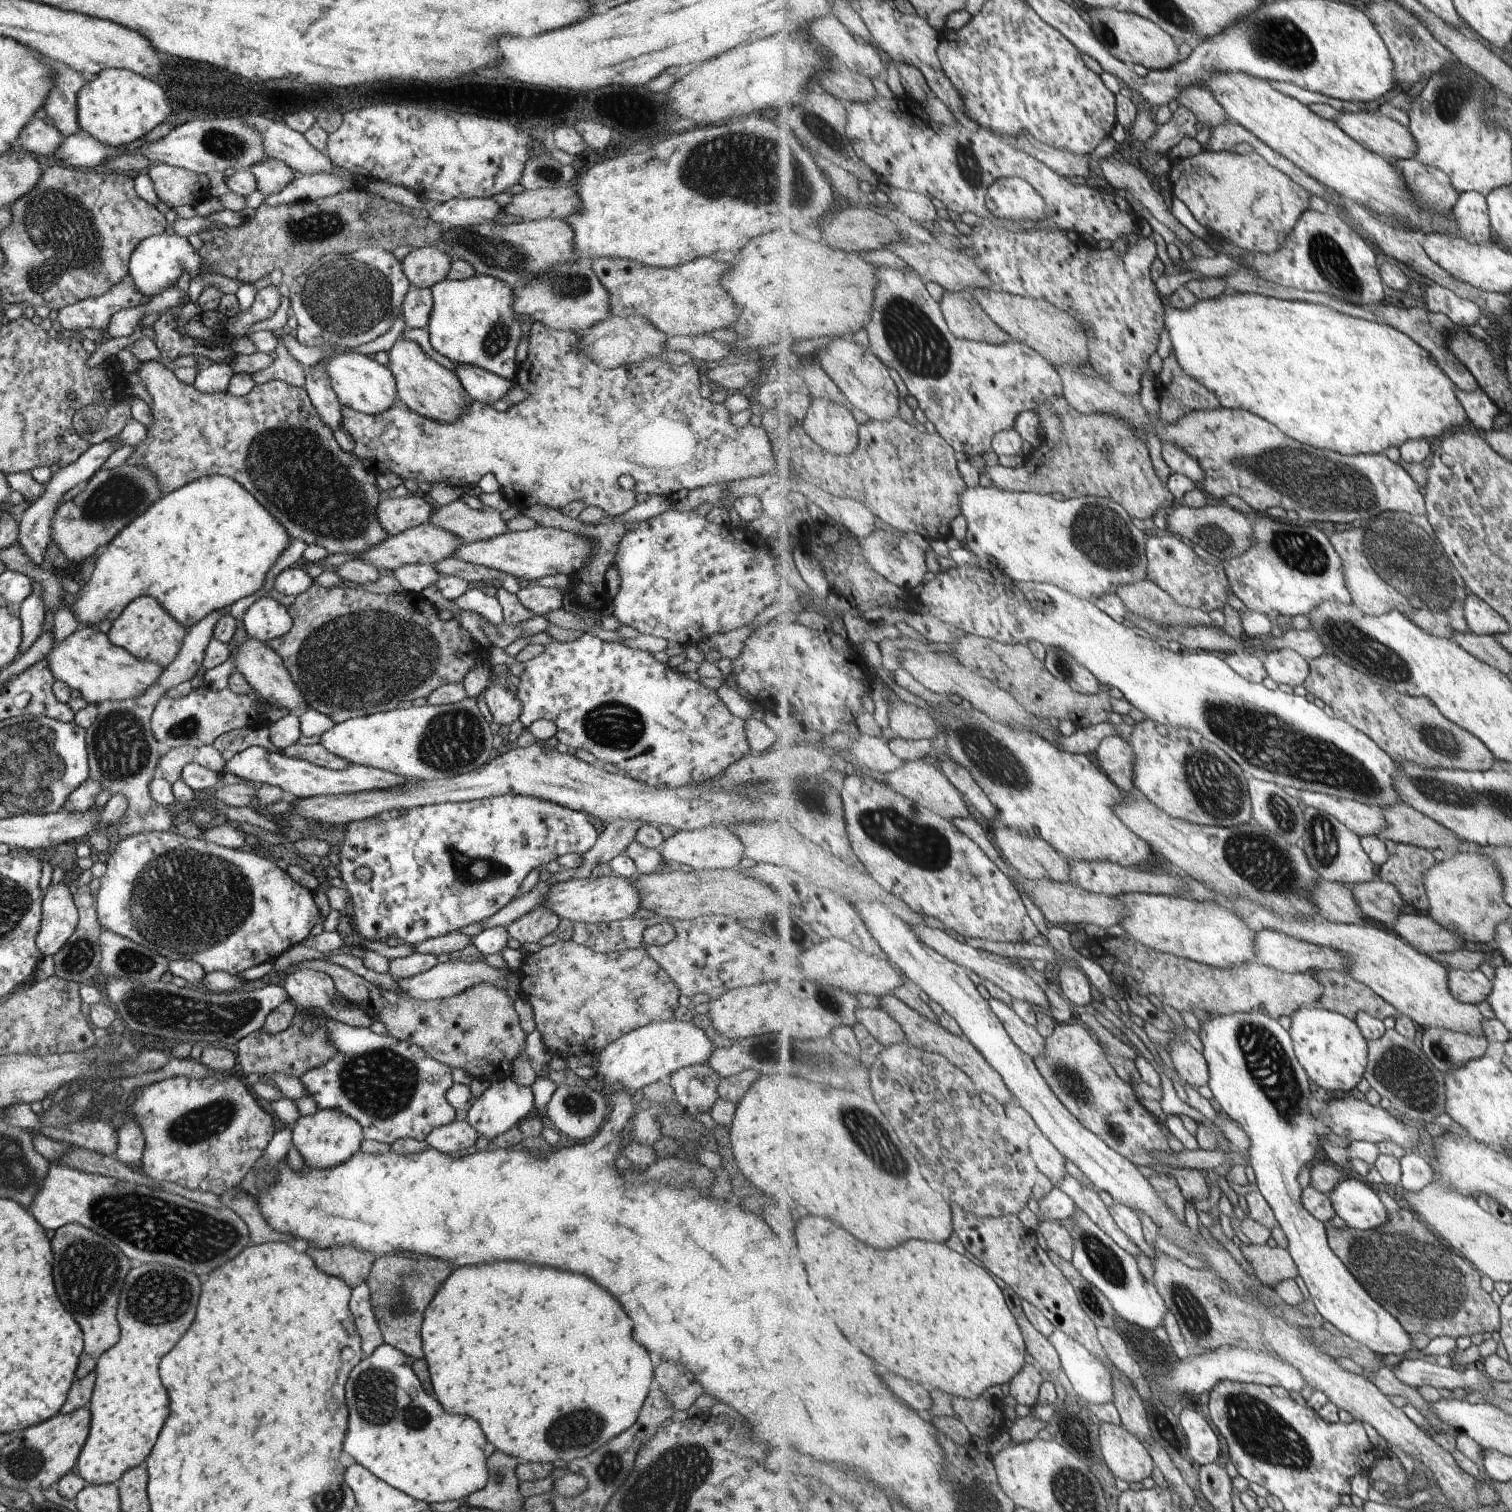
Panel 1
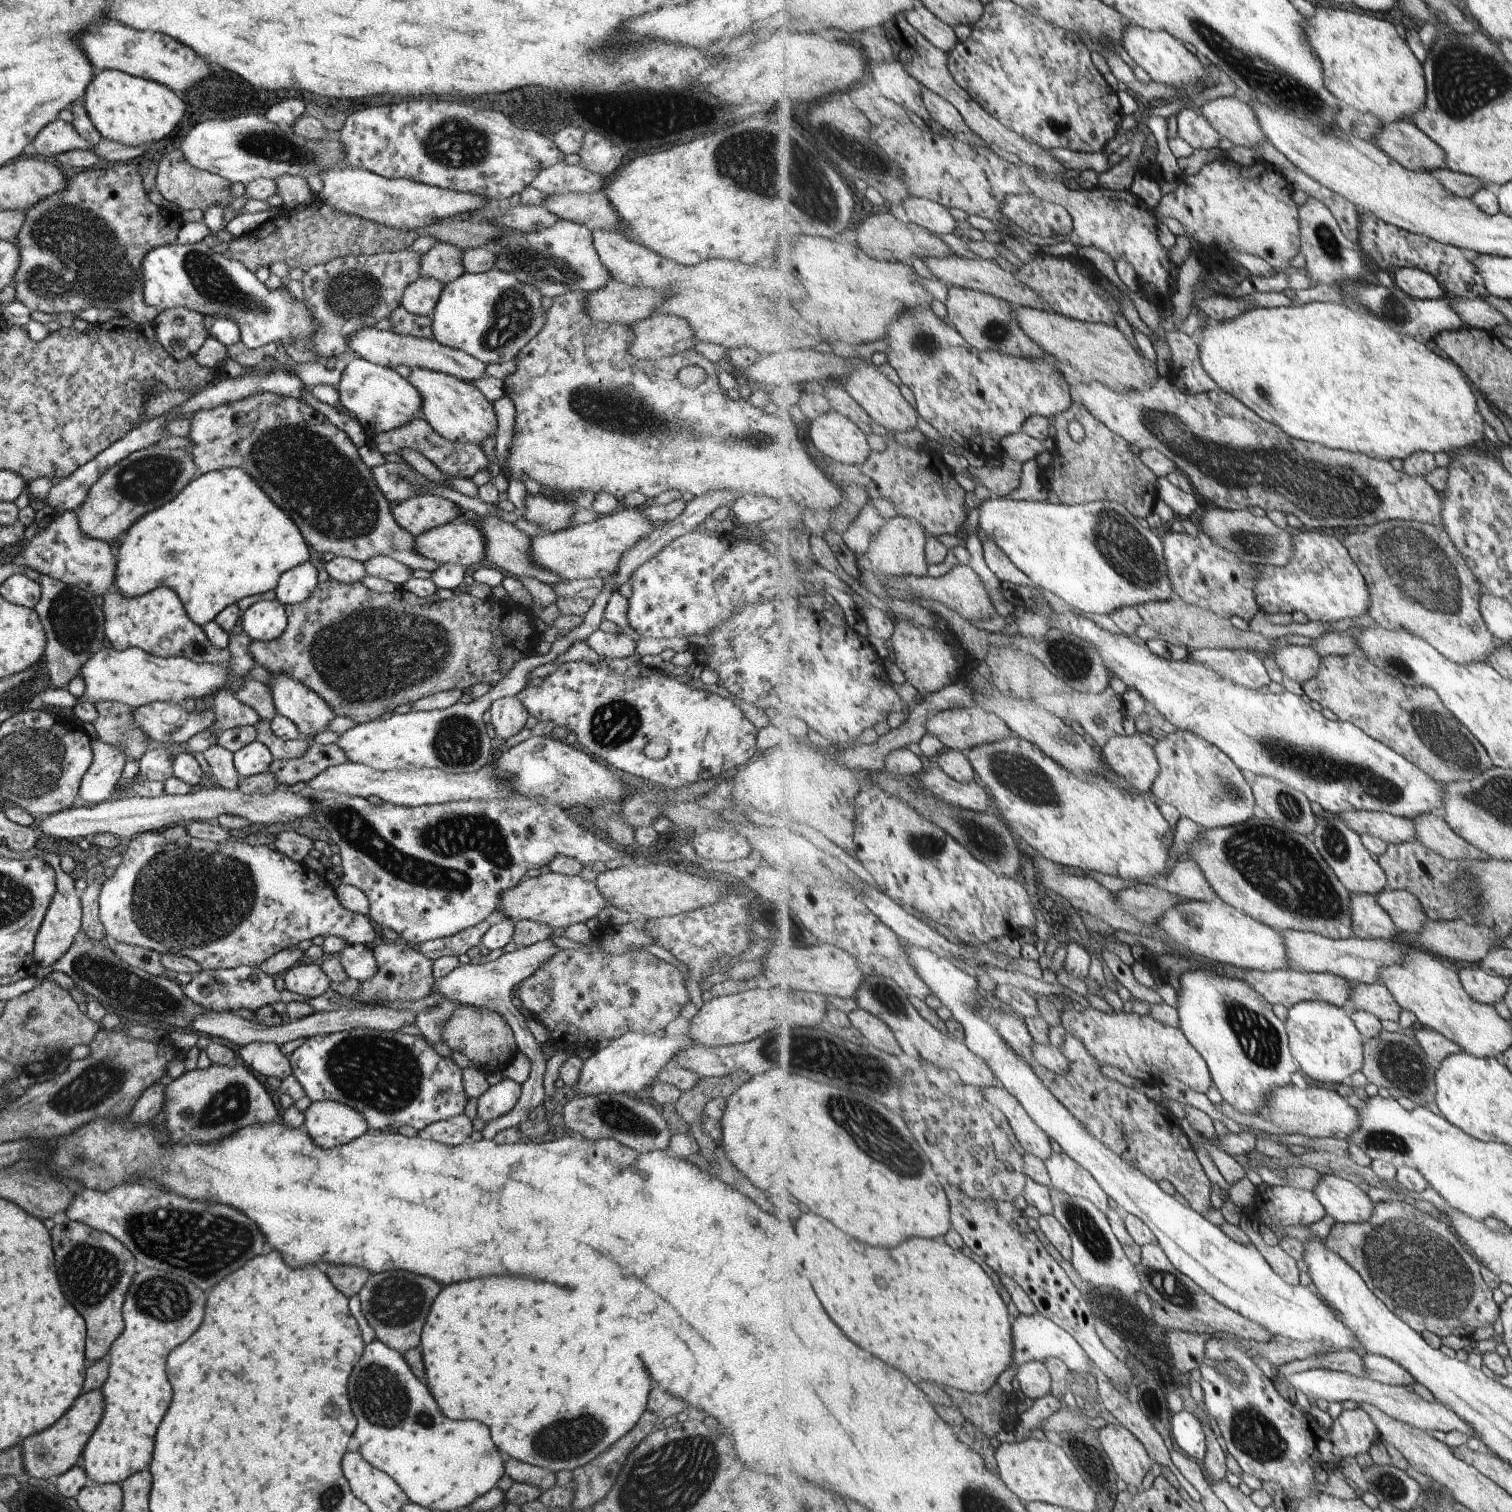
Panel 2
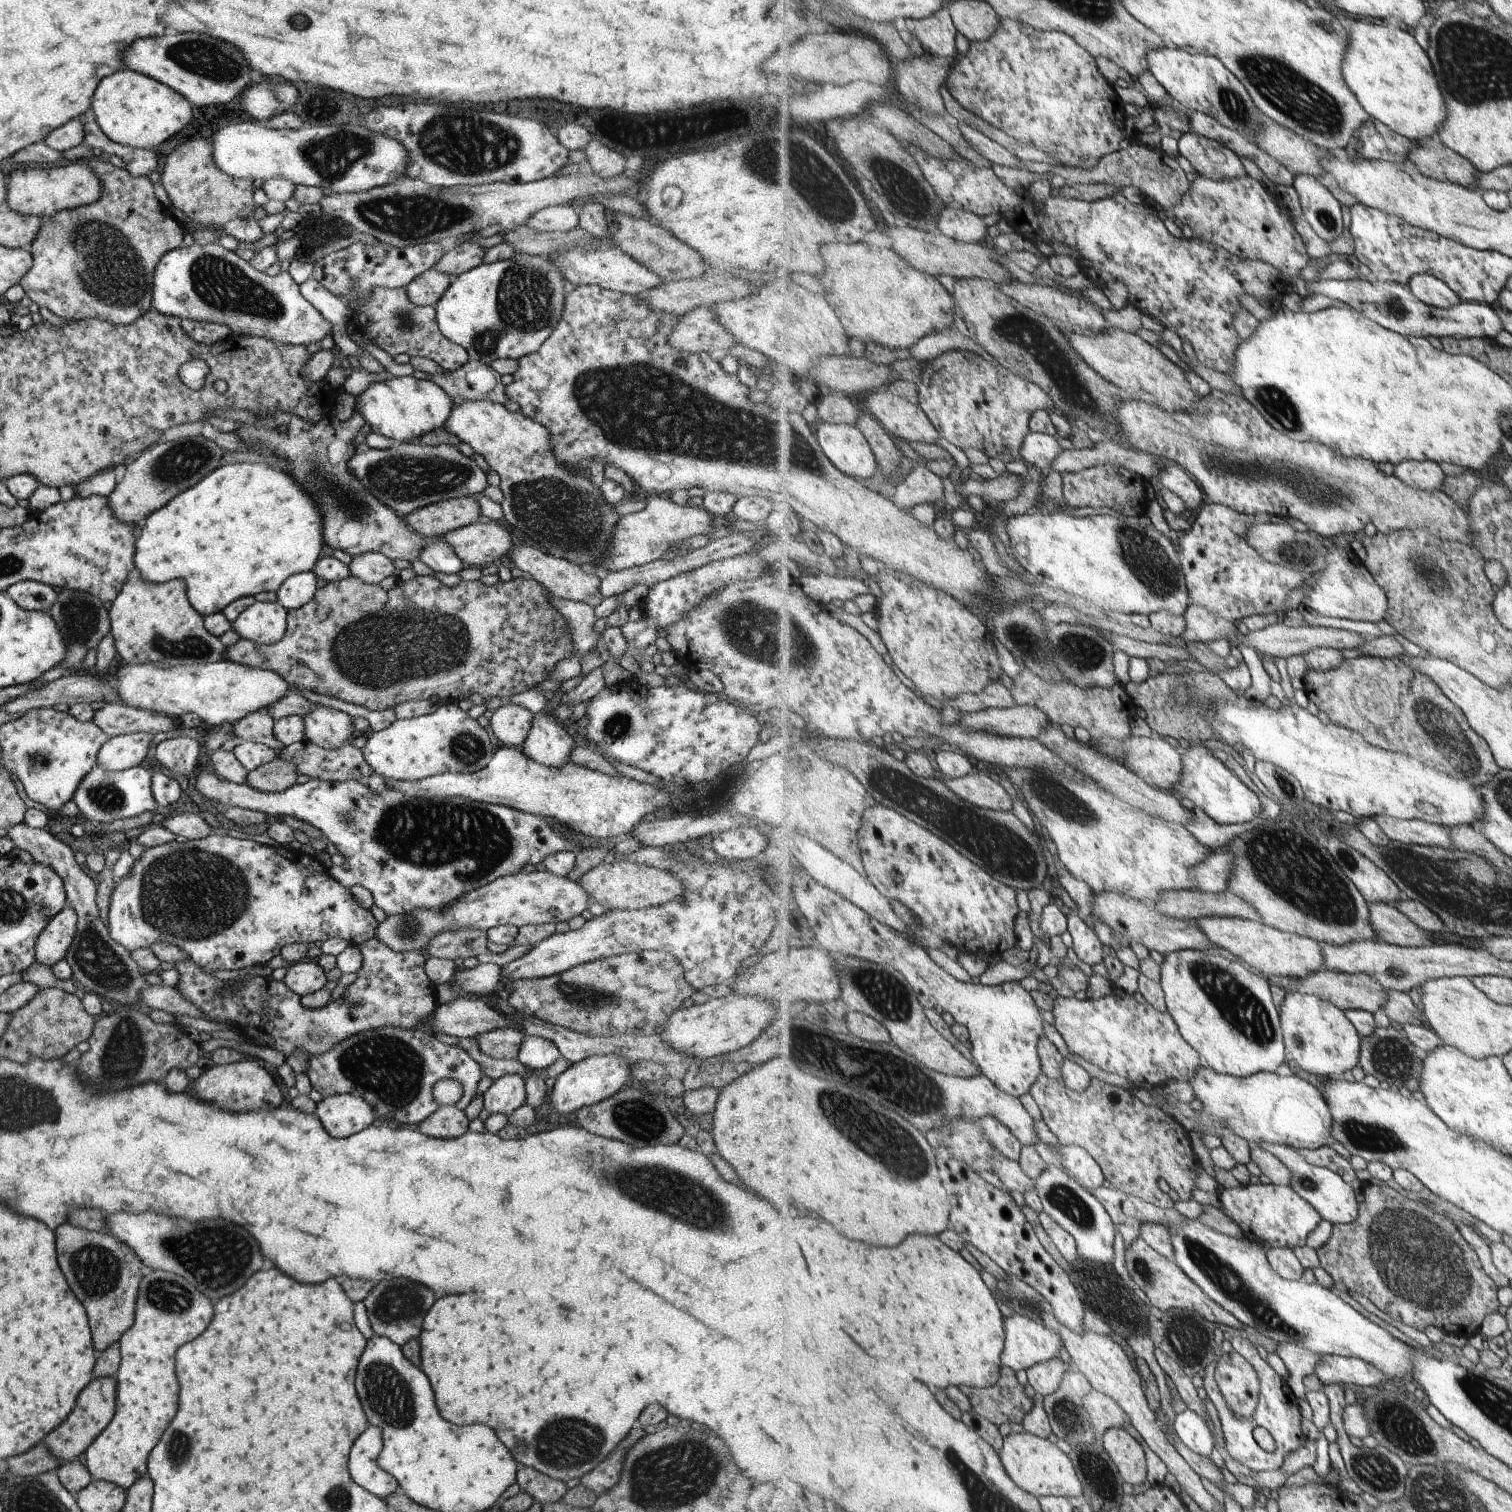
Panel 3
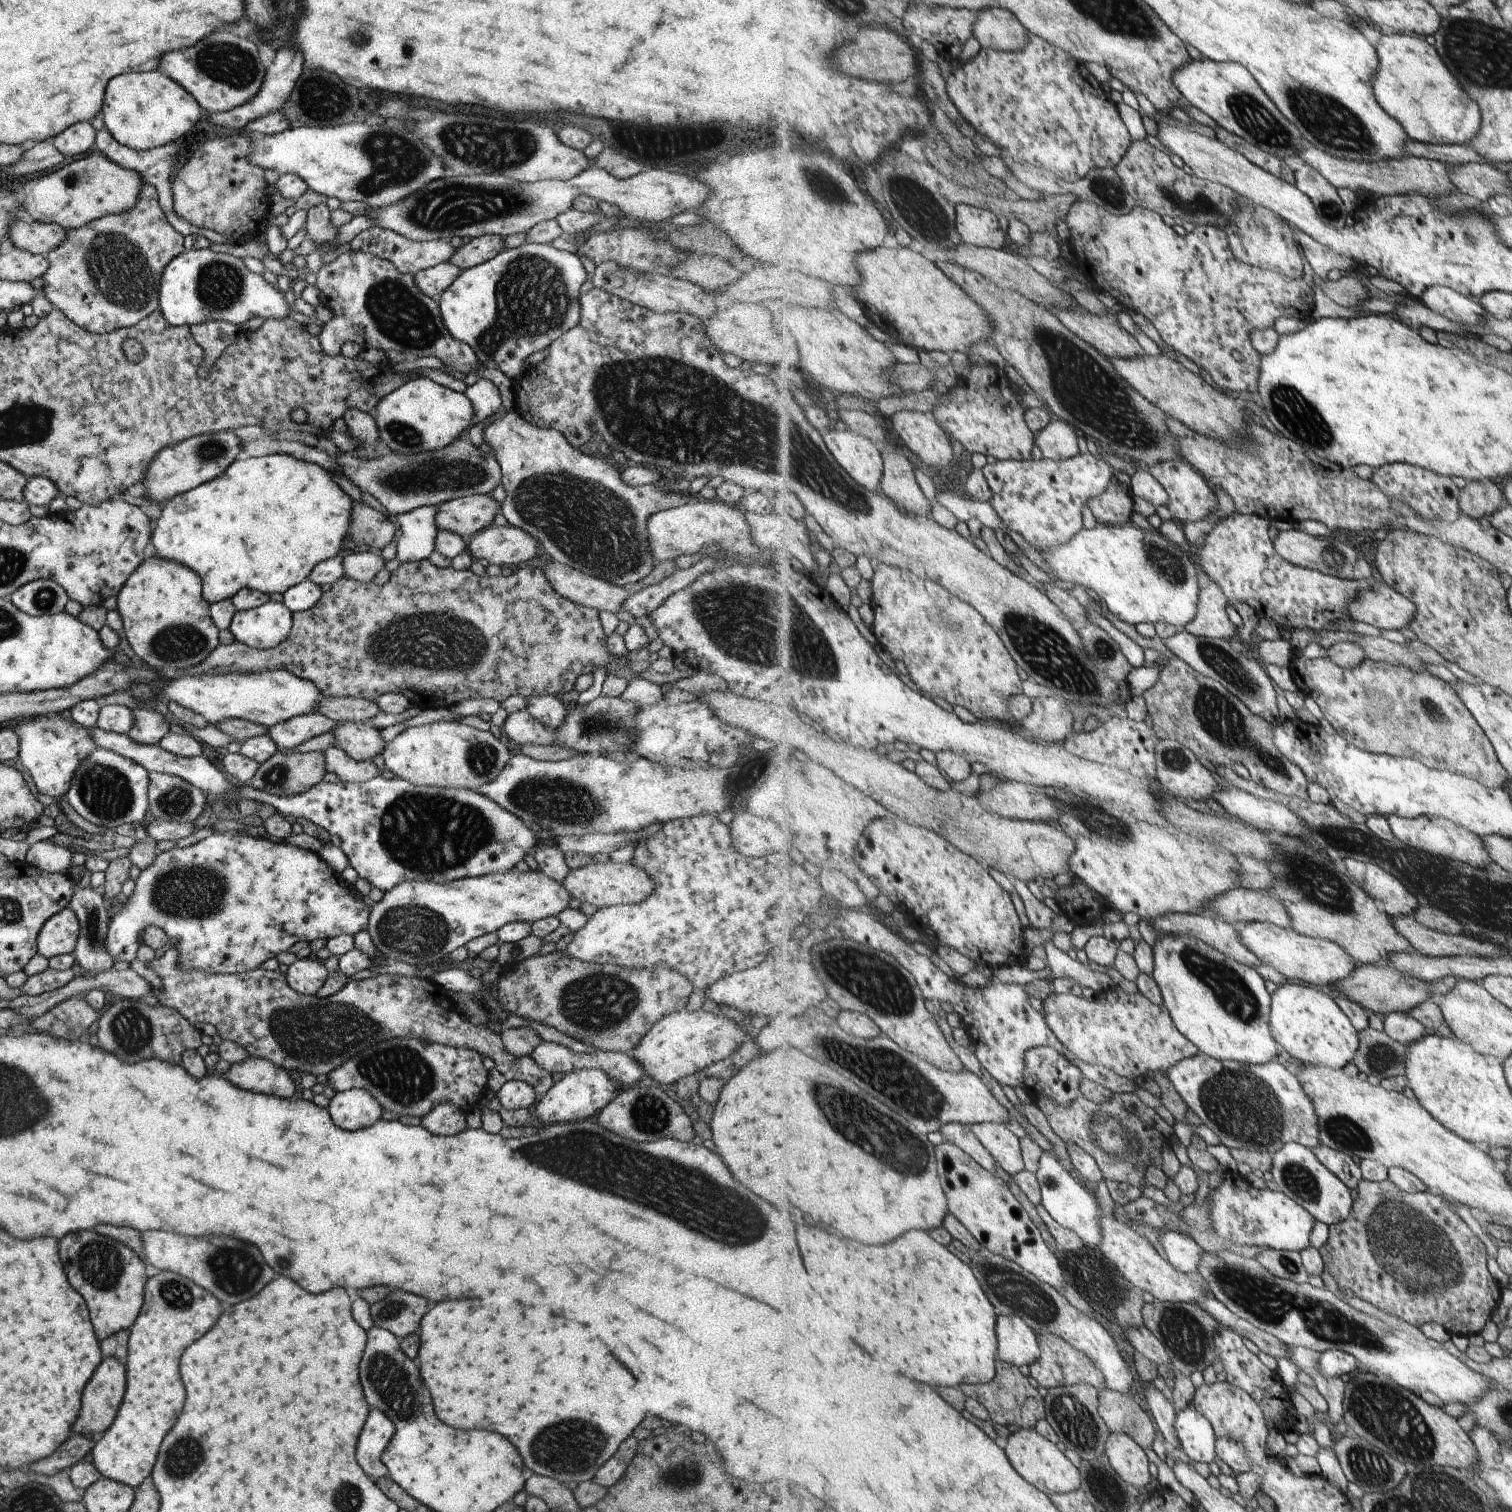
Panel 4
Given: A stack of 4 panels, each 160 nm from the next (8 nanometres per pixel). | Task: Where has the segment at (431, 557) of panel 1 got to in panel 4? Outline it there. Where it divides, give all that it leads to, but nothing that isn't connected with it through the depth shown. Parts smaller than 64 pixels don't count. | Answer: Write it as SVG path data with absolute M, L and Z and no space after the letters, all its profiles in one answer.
M493 525L475 533L467 538L469 552L473 555L473 560L487 560L489 564L509 566L509 564L521 564L531 560L537 554L539 541L535 540L526 530L511 525L504 527L495 527Z

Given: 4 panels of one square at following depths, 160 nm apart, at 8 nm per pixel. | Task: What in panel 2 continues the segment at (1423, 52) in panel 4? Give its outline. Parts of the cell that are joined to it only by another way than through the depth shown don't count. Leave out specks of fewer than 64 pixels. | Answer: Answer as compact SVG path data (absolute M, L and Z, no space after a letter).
M1319 8L1311 17L1310 41L1322 58L1328 89L1343 105L1349 104L1362 113L1371 113L1384 123L1403 121L1405 116L1411 120L1419 111L1426 109L1428 90L1425 66L1417 60L1400 27L1363 12Z

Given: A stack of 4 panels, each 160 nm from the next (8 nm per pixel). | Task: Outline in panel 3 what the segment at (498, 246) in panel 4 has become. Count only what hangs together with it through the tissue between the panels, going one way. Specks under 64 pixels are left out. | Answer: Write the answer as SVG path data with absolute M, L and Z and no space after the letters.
M465 242L444 254L433 268L454 278L462 272L482 264L484 249L475 242Z

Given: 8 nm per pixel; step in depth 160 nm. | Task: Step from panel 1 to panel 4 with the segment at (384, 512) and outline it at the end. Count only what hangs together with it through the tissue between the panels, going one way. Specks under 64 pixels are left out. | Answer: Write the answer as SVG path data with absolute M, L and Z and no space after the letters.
M469 495L438 505L434 520L437 530L454 532L466 540L492 525L499 503L487 495Z

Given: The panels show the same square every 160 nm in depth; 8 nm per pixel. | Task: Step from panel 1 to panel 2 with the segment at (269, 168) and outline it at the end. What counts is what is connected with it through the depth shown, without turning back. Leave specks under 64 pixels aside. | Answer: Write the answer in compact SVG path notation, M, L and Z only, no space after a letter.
M283 175L274 181L278 195L282 198L282 207L286 212L306 208L317 199L312 195L305 179L302 180L301 177Z

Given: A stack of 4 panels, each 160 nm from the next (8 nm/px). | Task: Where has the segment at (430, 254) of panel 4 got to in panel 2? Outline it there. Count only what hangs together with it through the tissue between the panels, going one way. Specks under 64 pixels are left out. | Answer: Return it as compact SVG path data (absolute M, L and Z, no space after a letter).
M409 249L394 251L381 251L380 253L370 255L349 255L346 257L337 257L329 262L321 262L319 265L313 265L308 268L299 280L302 284L300 296L303 302L312 312L318 328L315 334L307 342L313 341L315 352L319 355L319 361L325 362L324 358L329 358L334 354L350 350L346 345L348 338L361 327L371 327L377 320L388 318L391 309L400 304L400 298L403 289L420 276L420 258L422 256Z

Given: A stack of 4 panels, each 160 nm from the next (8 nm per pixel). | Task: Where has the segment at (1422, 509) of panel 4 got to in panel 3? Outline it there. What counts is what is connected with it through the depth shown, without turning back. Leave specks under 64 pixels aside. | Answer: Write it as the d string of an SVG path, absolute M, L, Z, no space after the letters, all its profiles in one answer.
M1407 460L1396 466L1394 476L1403 482L1425 492L1443 491L1445 472L1437 462L1431 460Z

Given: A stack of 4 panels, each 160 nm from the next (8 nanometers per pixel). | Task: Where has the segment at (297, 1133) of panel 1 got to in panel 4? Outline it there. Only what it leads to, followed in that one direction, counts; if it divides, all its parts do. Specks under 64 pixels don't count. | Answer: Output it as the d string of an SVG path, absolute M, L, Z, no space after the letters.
M358 1088L335 1093L326 1109L335 1126L343 1130L357 1130L375 1124L382 1110L366 1090Z

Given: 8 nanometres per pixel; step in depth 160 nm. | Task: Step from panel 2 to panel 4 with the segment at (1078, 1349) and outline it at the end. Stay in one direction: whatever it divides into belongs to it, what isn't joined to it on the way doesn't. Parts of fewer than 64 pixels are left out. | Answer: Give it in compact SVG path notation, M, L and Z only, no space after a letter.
M998 1315L997 1334L1000 1362L1030 1366L1042 1354L1038 1332L1019 1316Z

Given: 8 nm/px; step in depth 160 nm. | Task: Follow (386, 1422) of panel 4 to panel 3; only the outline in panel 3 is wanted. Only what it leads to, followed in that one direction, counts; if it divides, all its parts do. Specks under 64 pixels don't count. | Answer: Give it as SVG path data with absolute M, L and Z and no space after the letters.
M368 1425L366 1430L355 1438L347 1468L352 1482L367 1493L386 1501L395 1490L399 1490L397 1482L385 1470L377 1466L376 1459L381 1451L381 1430L377 1426Z

